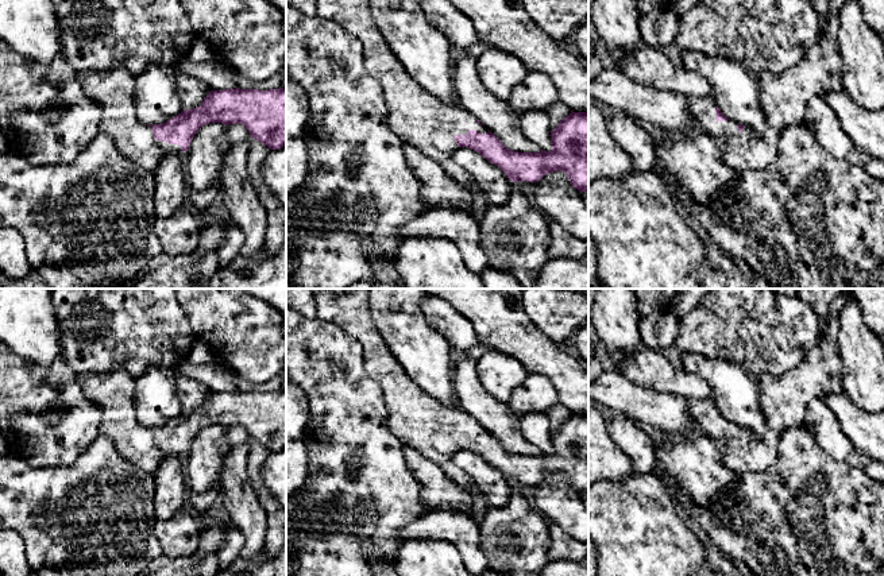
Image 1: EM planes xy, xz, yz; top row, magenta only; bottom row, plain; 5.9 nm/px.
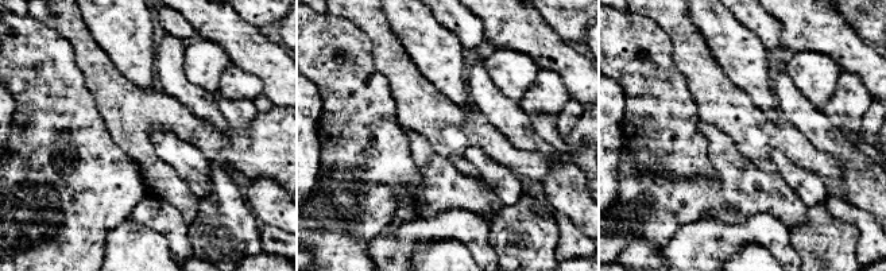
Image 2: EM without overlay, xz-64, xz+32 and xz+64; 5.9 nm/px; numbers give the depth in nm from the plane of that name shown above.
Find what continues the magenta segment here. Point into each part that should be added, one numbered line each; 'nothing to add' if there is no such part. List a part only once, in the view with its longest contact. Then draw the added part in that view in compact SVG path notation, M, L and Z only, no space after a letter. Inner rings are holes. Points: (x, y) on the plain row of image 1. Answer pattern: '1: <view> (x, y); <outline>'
1: xz (420, 421); M355 289L348 294L332 294L320 291L314 294L317 304L317 318L335 324L354 337L363 348L363 367L367 375L374 379L381 390L389 414L389 429L405 445L417 449L425 459L435 463L447 478L472 495L475 505L472 507L472 519L479 525L490 506L478 491L478 487L470 476L452 464L452 455L458 451L455 437L466 437L468 432L487 436L489 432L480 428L475 418L460 406L445 406L428 395L398 363L394 353L386 345L378 332L370 309L367 289Z

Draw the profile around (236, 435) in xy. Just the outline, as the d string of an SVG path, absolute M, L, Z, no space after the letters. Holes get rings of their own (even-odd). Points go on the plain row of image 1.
M228 426L225 428L227 438L232 447L239 444L248 444L251 437L243 426Z

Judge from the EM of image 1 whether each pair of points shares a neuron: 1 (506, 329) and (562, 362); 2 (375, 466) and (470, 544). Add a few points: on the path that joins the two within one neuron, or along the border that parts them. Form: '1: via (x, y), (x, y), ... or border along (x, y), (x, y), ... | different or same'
1: via (520, 337), (539, 355), (548, 359) | same
2: border along (421, 517), (402, 528), (396, 536) | different

